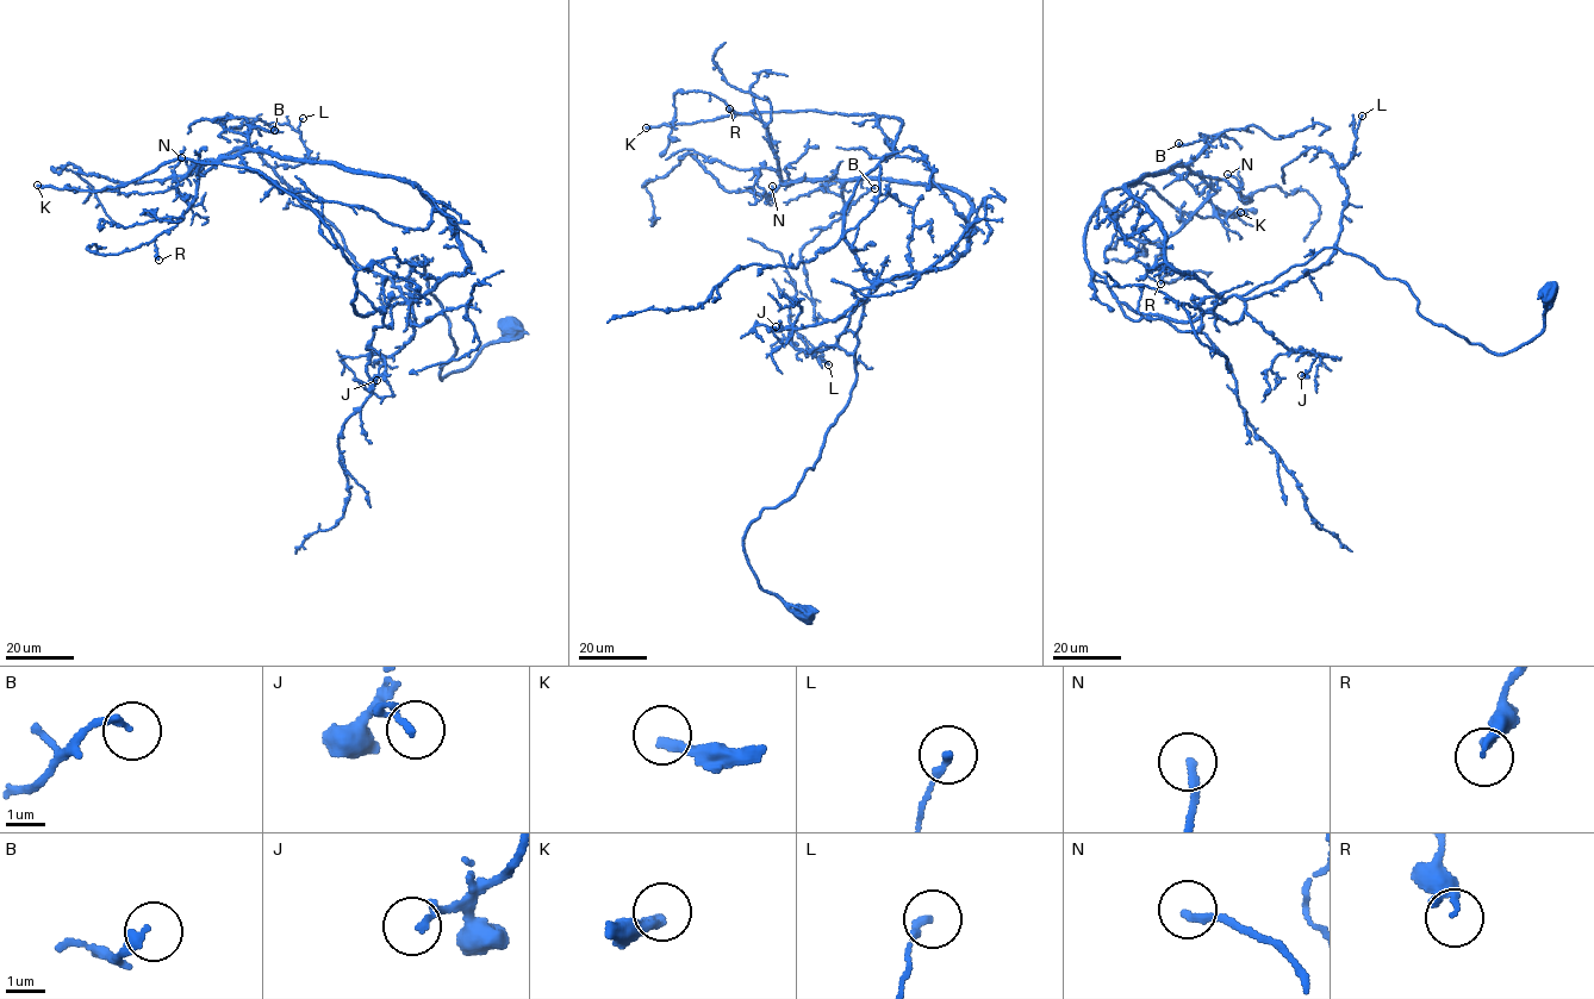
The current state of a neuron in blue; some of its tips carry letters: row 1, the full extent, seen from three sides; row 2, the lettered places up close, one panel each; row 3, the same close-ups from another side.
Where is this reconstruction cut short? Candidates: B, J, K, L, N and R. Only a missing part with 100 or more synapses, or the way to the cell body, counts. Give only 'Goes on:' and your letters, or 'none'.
Goes on: K

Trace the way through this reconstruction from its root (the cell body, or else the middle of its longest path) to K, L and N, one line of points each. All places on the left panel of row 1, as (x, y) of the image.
K: (516, 325), (440, 379), (456, 347), (417, 258), (411, 299), (356, 314), (331, 229), (256, 170), (37, 185)
L: (516, 325), (440, 379), (456, 347), (417, 258), (409, 301), (274, 172), (307, 157), (303, 118)
N: (516, 325), (440, 379), (456, 347), (410, 260), (413, 300), (468, 264), (419, 188), (181, 157)

